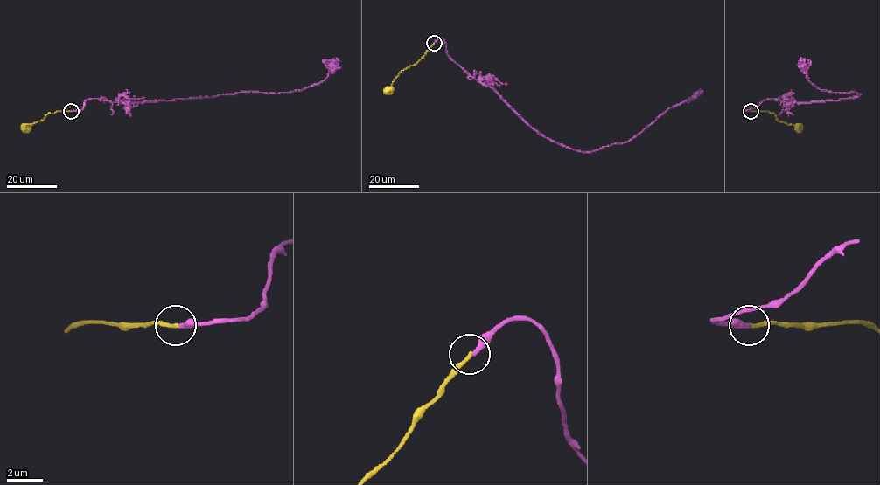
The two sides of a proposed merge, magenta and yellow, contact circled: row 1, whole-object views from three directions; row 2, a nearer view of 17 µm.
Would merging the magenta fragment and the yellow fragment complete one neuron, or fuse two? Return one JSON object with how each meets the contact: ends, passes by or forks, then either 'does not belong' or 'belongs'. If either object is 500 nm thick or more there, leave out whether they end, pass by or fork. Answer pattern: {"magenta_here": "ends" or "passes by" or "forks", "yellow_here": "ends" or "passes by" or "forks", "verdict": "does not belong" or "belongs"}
{"magenta_here": "ends", "yellow_here": "ends", "verdict": "belongs"}

